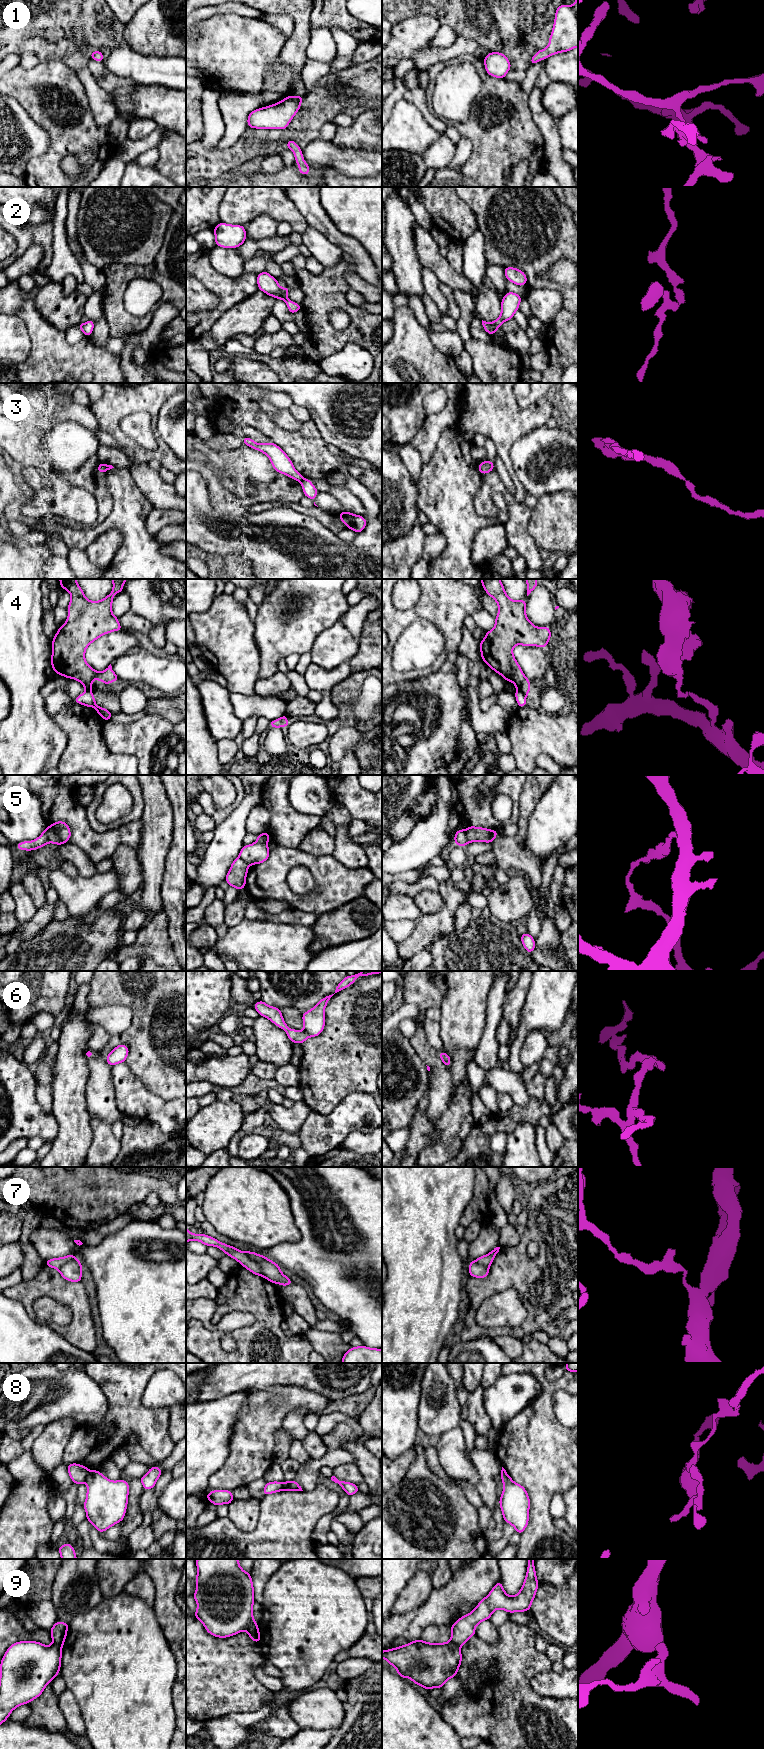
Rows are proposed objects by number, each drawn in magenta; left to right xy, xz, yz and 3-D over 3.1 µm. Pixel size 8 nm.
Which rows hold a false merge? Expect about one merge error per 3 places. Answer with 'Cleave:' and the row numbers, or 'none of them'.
Cleave: 3, 4, 5, 7, 8, 9

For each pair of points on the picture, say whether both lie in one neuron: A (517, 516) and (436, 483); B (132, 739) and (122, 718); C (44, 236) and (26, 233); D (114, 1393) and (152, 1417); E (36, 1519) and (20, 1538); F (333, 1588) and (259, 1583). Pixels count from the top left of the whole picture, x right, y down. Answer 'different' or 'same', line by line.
A: different
B: different
C: same
D: same
E: same
F: different

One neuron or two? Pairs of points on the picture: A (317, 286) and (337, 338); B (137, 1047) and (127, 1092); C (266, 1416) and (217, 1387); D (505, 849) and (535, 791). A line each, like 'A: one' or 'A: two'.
A: one
B: two
C: two
D: one

